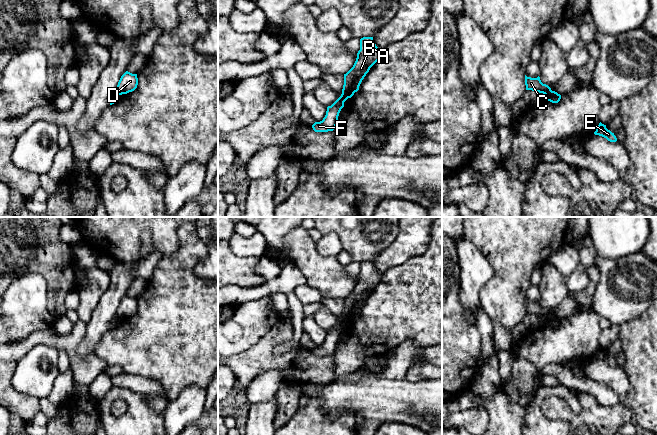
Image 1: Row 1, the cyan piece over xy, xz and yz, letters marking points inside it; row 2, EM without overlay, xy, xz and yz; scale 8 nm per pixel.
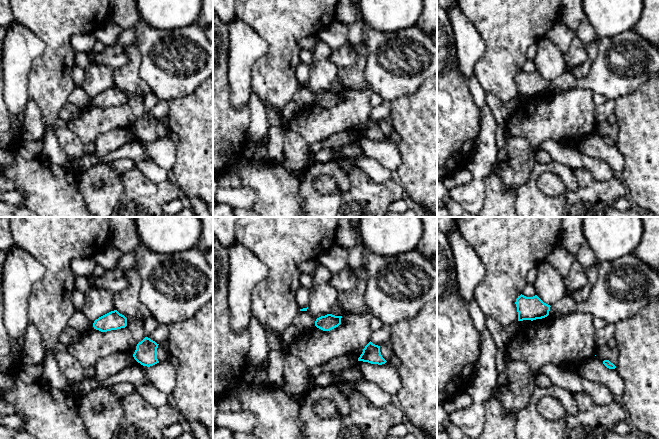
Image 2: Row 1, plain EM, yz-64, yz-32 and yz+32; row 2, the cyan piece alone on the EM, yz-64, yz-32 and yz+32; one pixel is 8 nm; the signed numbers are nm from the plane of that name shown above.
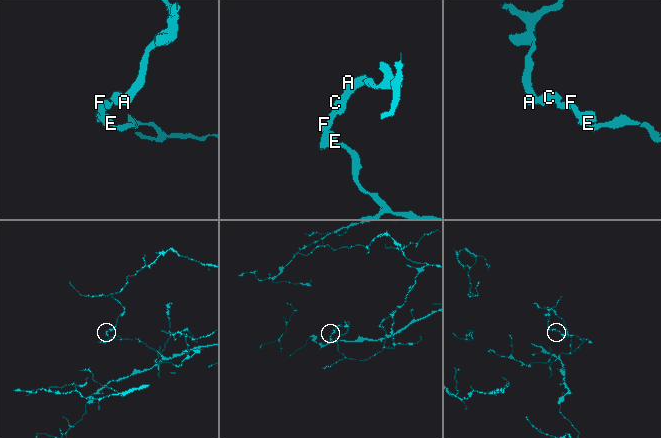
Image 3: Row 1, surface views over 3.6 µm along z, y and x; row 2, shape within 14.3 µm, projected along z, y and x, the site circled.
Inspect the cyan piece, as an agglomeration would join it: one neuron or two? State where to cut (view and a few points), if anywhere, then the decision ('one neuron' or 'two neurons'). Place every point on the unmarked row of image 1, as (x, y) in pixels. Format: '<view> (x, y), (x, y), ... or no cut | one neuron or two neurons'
yz (551, 314), (545, 318) | two neurons

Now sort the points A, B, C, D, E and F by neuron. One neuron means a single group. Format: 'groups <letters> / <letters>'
groups A B C D / E F

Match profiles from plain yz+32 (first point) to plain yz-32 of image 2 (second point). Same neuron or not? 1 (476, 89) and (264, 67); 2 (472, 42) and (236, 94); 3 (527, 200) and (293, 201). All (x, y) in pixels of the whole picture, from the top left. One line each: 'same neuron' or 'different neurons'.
1: different neurons
2: same neuron
3: different neurons

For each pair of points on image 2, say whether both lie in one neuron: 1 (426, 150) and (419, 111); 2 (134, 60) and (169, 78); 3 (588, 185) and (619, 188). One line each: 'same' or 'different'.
1: same
2: different
3: same

